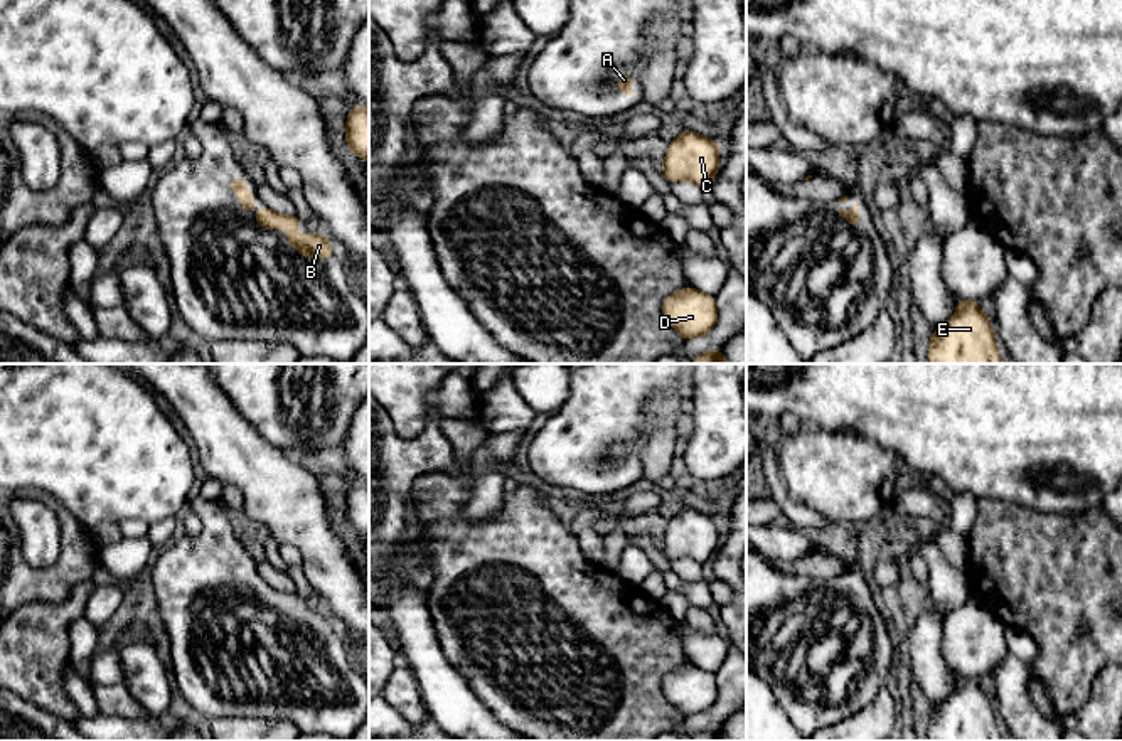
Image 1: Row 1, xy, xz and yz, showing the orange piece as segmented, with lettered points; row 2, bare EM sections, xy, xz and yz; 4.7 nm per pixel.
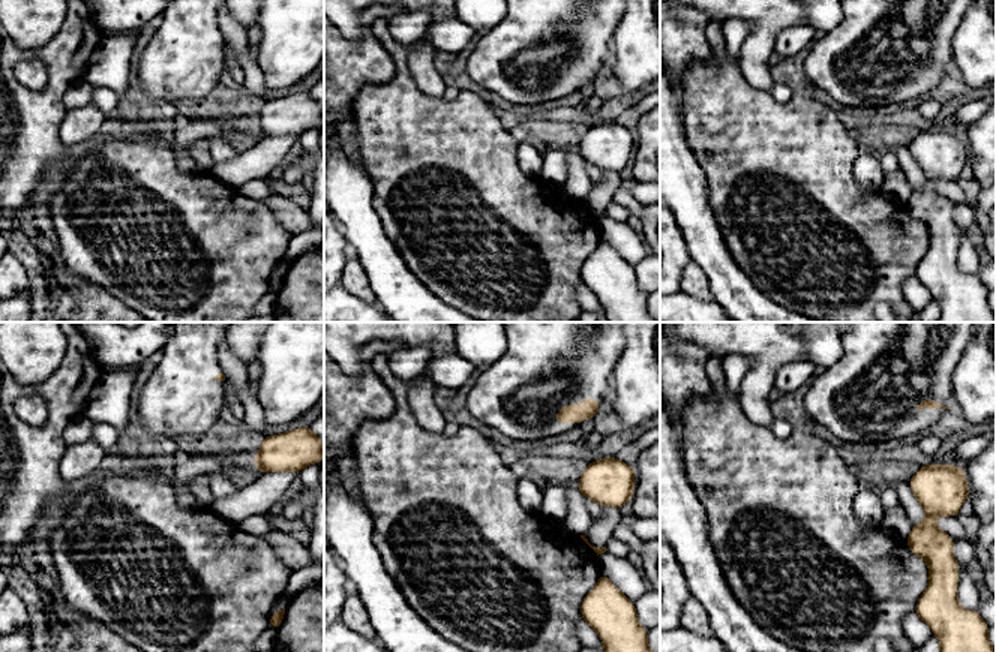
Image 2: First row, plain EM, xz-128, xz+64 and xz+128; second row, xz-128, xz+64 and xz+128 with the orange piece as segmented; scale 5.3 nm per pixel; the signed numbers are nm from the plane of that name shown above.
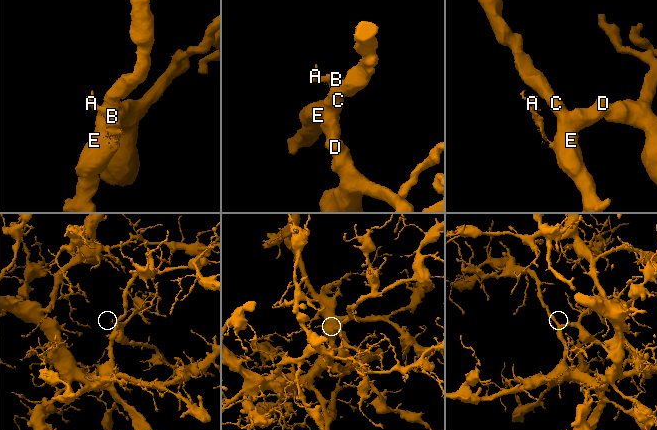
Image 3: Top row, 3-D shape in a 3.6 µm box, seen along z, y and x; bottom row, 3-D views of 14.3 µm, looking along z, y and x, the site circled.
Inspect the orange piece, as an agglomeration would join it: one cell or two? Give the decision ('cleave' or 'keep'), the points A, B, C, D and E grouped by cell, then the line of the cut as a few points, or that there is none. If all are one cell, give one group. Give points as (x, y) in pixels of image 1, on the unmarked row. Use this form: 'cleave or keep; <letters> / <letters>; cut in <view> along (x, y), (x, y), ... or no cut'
keep; A B C D E; no cut

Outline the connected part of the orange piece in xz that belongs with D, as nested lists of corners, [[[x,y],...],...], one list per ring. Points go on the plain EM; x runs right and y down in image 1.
[[[692,664],[677,667],[662,680],[665,699],[682,714],[697,716],[709,711],[718,696],[716,674]]]

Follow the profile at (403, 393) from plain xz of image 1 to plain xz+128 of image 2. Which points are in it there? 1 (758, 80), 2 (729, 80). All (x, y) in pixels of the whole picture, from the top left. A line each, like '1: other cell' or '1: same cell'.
1: same cell
2: other cell

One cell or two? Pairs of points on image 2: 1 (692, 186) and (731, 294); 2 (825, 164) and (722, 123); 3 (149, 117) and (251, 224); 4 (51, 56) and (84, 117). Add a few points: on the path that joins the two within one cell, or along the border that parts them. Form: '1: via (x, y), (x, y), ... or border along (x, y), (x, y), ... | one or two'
1: via (693, 213), (704, 243), (719, 267) | one
2: via (800, 164), (768, 164), (747, 143) | one
3: border along (144, 134), (165, 140) | two
4: border along (66, 110), (60, 126), (60, 141), (63, 144) | two

